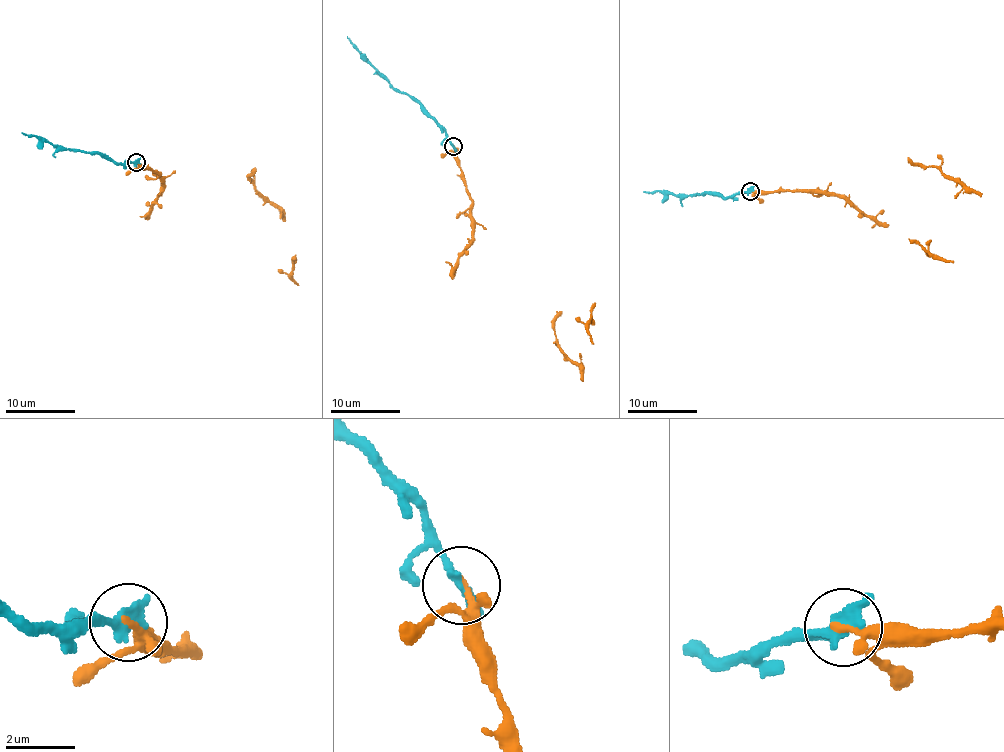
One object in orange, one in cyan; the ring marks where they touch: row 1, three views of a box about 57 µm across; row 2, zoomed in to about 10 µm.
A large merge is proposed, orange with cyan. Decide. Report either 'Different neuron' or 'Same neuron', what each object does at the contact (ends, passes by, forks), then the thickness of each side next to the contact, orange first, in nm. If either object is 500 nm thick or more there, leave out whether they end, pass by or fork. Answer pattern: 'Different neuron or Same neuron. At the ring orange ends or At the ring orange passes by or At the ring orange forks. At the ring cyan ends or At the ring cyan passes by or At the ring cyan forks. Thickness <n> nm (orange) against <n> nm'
Same neuron. At the ring orange passes by. At the ring cyan ends. Thickness 190 nm (orange) against 400 nm

